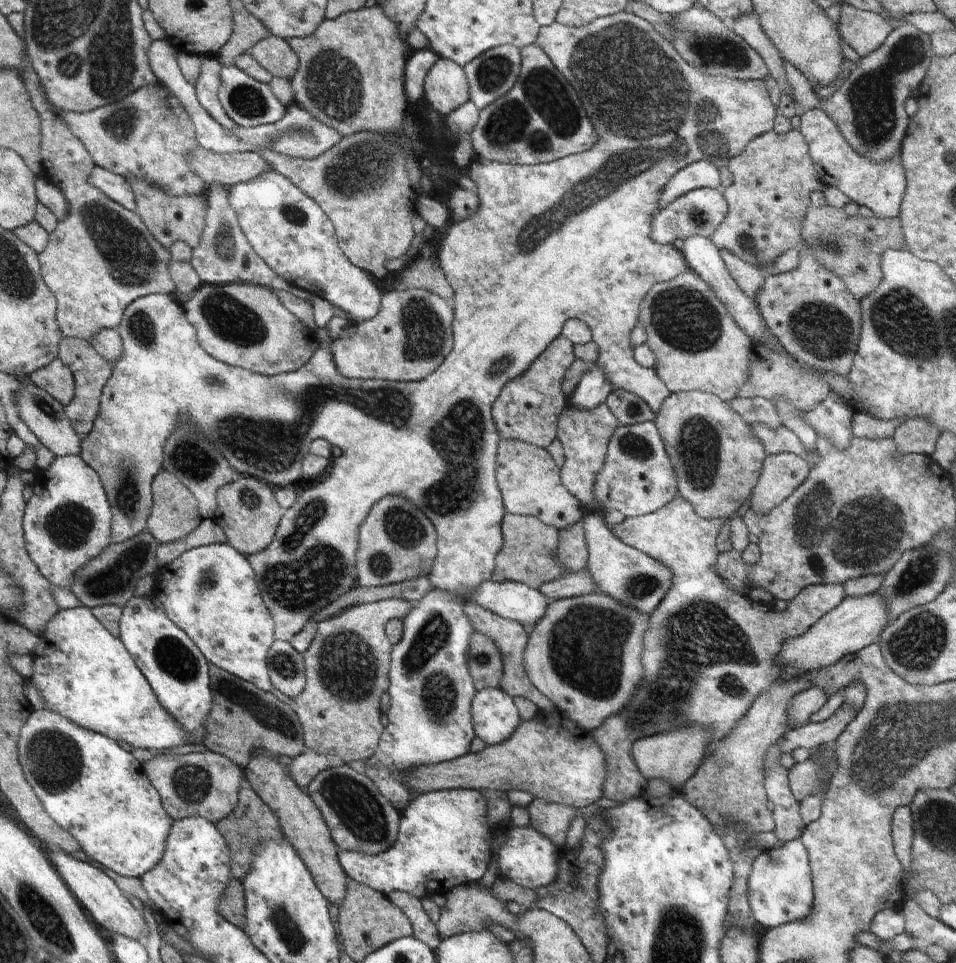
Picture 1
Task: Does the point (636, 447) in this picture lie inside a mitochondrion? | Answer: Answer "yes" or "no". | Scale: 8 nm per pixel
yes

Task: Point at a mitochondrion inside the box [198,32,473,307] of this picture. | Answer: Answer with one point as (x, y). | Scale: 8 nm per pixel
(333, 83)

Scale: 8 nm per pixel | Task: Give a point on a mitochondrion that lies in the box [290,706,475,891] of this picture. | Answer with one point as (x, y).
(360, 814)

